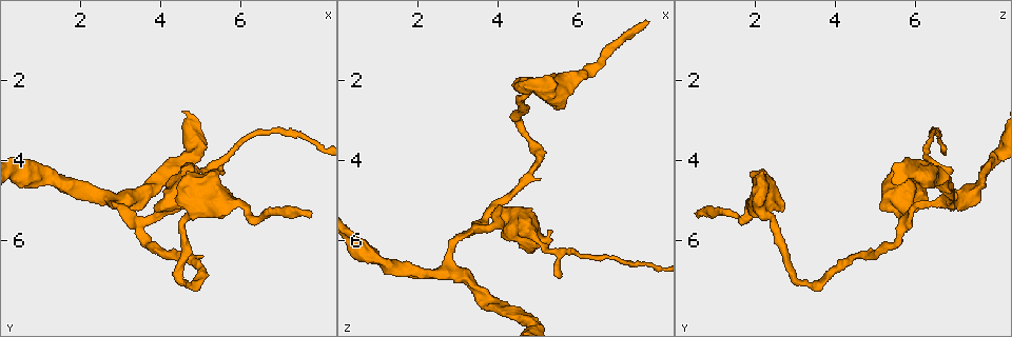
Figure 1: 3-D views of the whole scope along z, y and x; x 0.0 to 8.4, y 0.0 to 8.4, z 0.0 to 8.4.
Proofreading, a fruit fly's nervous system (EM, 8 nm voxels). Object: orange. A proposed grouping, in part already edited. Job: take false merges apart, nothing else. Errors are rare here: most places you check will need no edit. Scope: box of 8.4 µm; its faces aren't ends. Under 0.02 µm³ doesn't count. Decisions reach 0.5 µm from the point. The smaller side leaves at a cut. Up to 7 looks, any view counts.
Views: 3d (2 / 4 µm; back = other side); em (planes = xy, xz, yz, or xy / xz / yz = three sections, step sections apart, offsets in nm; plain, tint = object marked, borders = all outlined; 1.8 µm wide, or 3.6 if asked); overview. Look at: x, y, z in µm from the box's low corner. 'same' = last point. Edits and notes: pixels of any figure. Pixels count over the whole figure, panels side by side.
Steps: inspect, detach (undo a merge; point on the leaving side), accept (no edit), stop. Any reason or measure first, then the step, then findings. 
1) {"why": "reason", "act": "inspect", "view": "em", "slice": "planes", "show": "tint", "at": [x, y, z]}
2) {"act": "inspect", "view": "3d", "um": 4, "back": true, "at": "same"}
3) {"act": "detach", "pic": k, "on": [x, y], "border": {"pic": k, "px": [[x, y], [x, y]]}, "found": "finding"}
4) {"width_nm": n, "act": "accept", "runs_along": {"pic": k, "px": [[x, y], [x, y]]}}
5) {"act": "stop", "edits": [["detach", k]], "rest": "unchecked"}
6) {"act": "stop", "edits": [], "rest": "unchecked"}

{"why": "three-way junction", "act": "inspect", "view": "em", "um": 3.6, "slice": "planes", "show": "tint", "at": [4.95, 5.15, 2.15]}

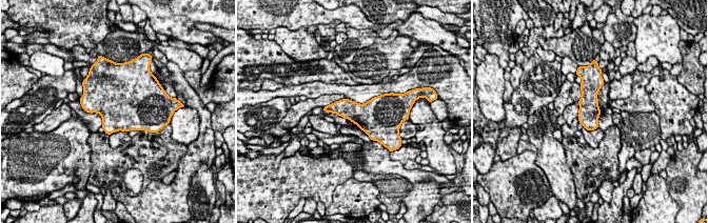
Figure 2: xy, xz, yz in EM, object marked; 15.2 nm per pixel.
{"act": "accept", "found": "all the same neuron"}

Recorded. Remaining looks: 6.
{"why": "arms part here", "act": "inspect", "view": "3d", "um": 2, "back": true, "at": [3.55, 5.65, 5.70]}

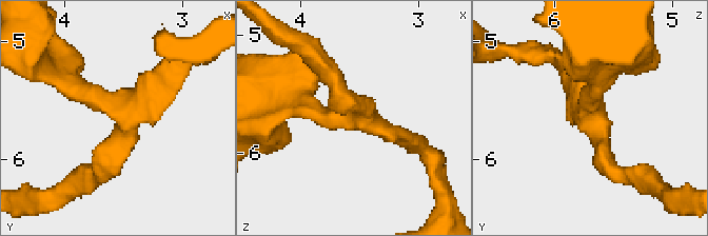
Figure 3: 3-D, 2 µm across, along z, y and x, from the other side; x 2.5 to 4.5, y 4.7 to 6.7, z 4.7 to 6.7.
{"arms": 3, "act": "inspect", "view": "em", "slice": "planes", "show": "tint", "at": [3.52, 5.60, 5.68]}

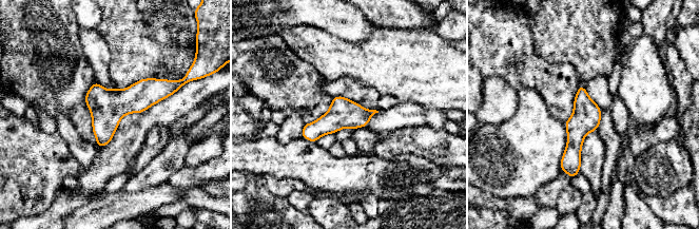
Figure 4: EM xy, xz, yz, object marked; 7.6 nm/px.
{"act": "accept", "runs_along": {"pic": 4, "px": [[172, 90], [129, 100], [99, 144]]}, "found": "continuous, no second neuron"}

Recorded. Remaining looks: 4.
{"act": "inspect", "view": "3d", "um": 4, "at": [4.85, 4.30, 5.85]}

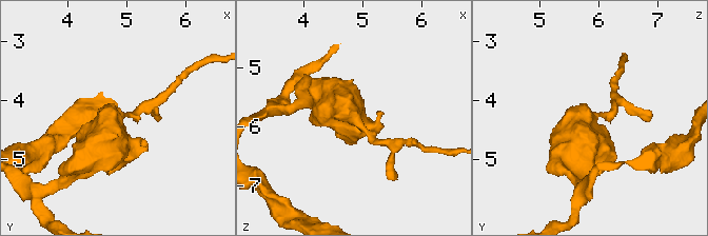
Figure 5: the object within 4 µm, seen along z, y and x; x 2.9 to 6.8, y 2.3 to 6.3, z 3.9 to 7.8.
{"arm_widths_nm": [160, 750], "act": "inspect", "view": "em", "slice": "yz", "step": 8, "show": "tint", "at": [4.90, 4.30, 5.85]}

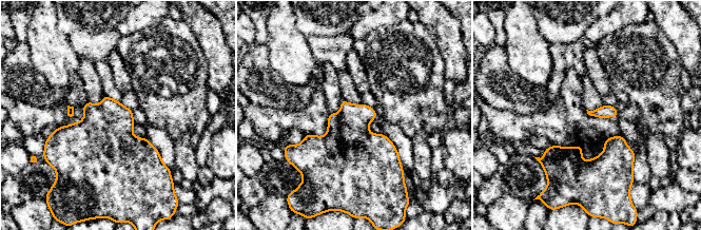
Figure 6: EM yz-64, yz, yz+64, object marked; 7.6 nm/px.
{"why": "cut it another way", "act": "inspect", "view": "em", "slice": "planes", "show": "tint", "at": "same"}

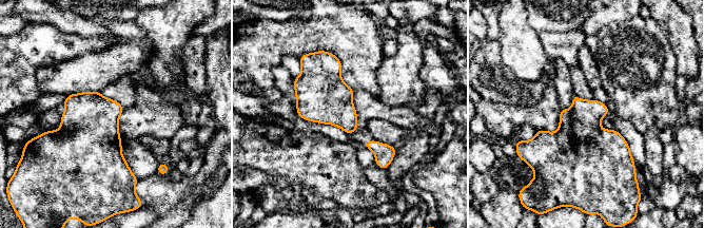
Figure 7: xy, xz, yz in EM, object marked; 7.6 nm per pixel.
{"act": "accept", "found": "one neuron here"}

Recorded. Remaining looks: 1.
{"act": "stop", "edits": [], "rest": "unchecked"}

